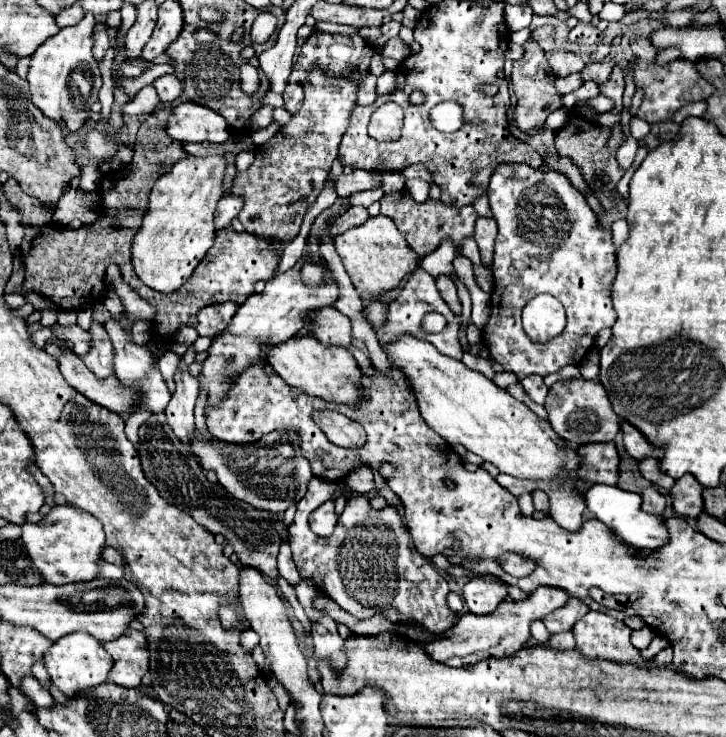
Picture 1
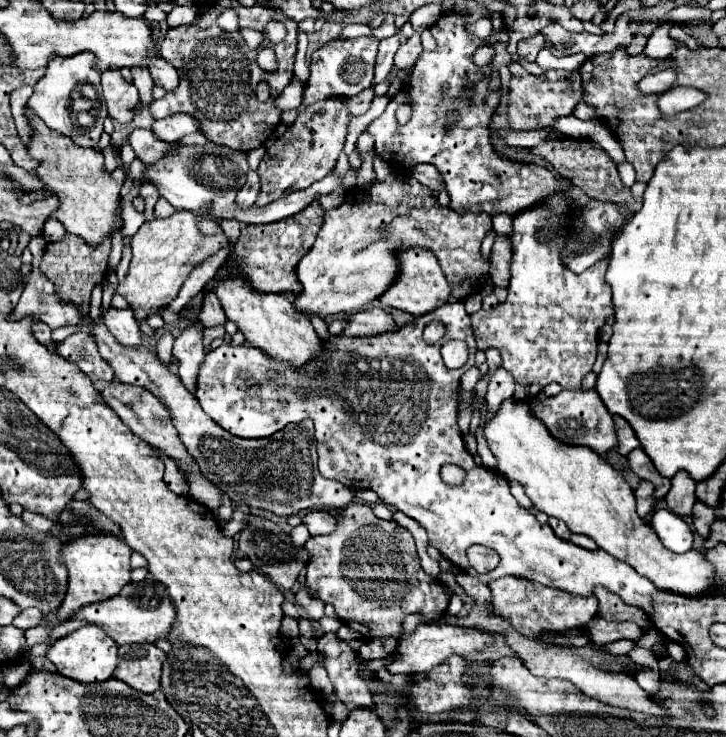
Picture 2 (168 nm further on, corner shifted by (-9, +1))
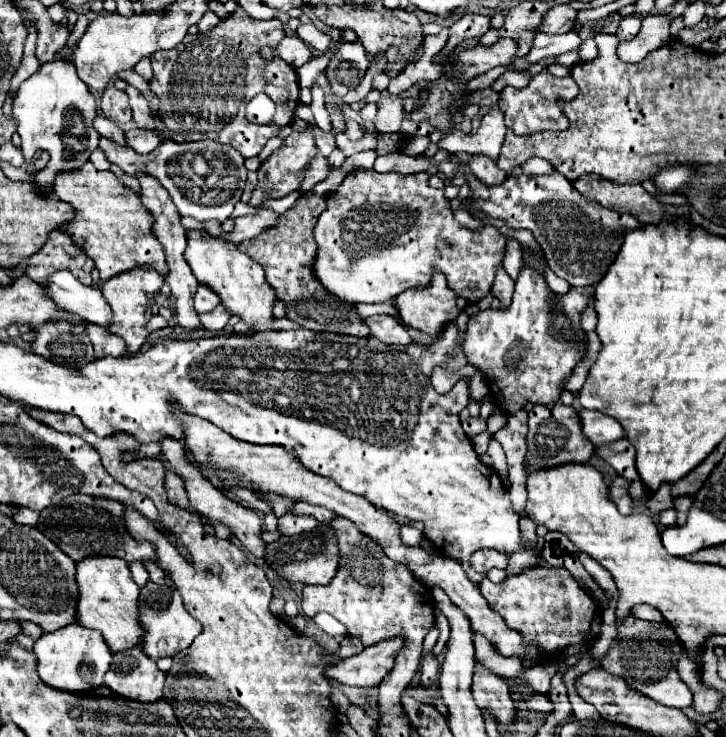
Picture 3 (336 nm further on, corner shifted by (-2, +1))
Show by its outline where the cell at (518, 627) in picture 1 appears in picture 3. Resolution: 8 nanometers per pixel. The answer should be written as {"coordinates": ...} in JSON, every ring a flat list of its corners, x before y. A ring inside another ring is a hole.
{"coordinates":[[400,636,368,646,360,654,346,658,338,666,330,668,328,676,348,686,378,686,392,670,404,642,406,640]]}

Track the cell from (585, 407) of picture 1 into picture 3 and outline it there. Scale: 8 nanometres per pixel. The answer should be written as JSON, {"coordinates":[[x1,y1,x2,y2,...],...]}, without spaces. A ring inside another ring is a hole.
{"coordinates":[[556,402,552,408,538,404,530,410,528,420,528,452,526,460,536,468,558,466,564,462,588,462,594,454,594,444,582,434,582,422,572,406]]}

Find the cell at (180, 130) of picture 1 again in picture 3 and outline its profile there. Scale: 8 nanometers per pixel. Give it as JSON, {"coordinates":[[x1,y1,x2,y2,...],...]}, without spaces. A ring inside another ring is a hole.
{"coordinates":[[142,128,128,130,126,140,128,140,128,146,140,154,148,154,162,142,160,134,156,130,142,130]]}

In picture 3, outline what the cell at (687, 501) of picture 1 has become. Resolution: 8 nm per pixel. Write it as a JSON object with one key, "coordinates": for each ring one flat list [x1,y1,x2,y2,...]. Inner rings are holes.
{"coordinates":[[664,482,654,494,650,494,650,498,648,498,648,508,650,508,654,514,658,514,660,510,666,510,666,508,674,508,674,498,672,498,672,494,670,494,670,486,672,486,672,484]]}

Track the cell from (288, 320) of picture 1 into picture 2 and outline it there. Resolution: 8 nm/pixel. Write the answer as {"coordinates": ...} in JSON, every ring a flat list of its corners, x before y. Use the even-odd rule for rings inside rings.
{"coordinates":[[387,176,375,182,371,188,351,188,345,192,341,206,325,212,325,222,317,234,313,248,303,256,297,266,303,292,297,294,295,306,307,314,325,318,333,314,355,314,369,302,381,298,399,274,399,250,429,248,439,260,440,266,451,282,455,298,467,298,481,290,481,280,489,274,489,258,481,256,481,240,491,230,489,214,457,214,451,208,443,208,437,202,437,194,419,184,413,176]]}

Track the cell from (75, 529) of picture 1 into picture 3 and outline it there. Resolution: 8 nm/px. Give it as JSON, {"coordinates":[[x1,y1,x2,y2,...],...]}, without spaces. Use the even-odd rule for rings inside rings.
{"coordinates":[[84,558,76,564,78,582,78,610,76,622,102,632,112,652,120,652,142,642,142,628,138,624,138,594,140,588,130,578,128,564,122,558]]}

